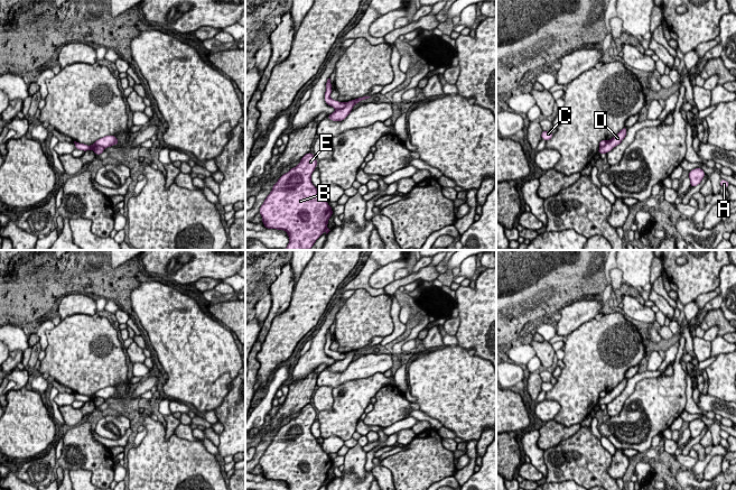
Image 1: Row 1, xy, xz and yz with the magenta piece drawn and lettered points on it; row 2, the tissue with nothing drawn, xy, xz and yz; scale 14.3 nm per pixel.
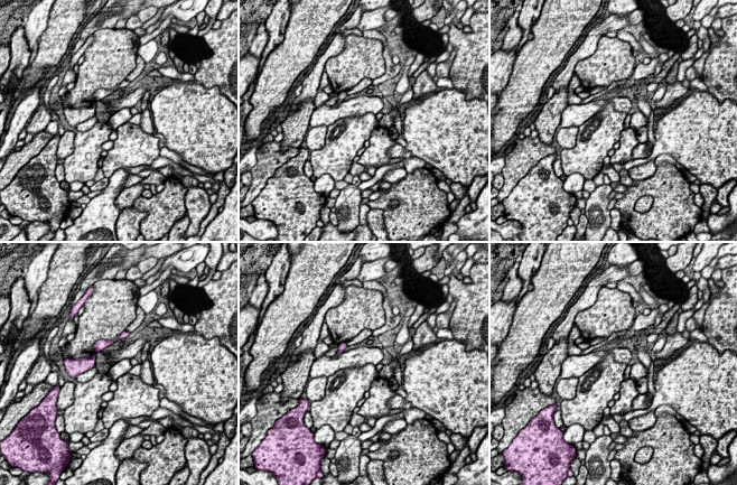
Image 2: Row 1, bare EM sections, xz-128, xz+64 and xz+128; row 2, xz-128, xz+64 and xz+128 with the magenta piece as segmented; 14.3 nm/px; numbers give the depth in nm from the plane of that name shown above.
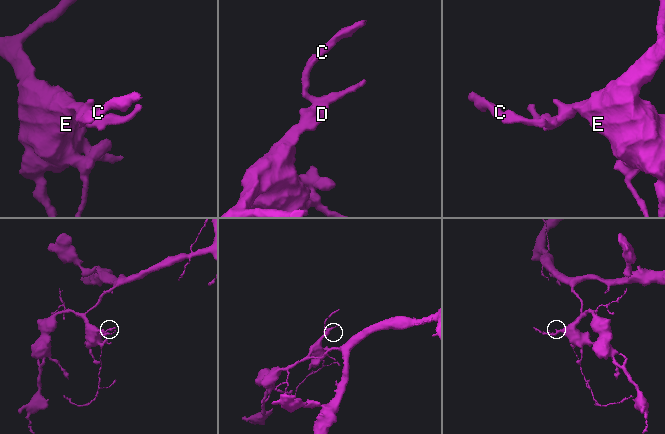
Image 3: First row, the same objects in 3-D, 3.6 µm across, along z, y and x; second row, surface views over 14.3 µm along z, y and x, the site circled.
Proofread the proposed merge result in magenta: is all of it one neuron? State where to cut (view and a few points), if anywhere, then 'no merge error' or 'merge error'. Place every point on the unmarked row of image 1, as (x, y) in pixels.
xz (346, 353), (344, 358), (336, 361) | merge error

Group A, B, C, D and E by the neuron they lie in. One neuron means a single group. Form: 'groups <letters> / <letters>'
groups A B D E / C

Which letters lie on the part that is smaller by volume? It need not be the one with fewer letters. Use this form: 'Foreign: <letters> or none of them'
Foreign: C

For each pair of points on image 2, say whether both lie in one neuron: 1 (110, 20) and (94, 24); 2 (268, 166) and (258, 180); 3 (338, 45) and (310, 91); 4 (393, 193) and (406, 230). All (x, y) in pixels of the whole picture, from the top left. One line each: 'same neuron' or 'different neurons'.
1: same neuron
2: same neuron
3: same neuron
4: same neuron

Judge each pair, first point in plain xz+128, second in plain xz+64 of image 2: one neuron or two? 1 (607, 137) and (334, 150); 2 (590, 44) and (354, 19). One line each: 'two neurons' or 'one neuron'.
1: one neuron
2: two neurons

